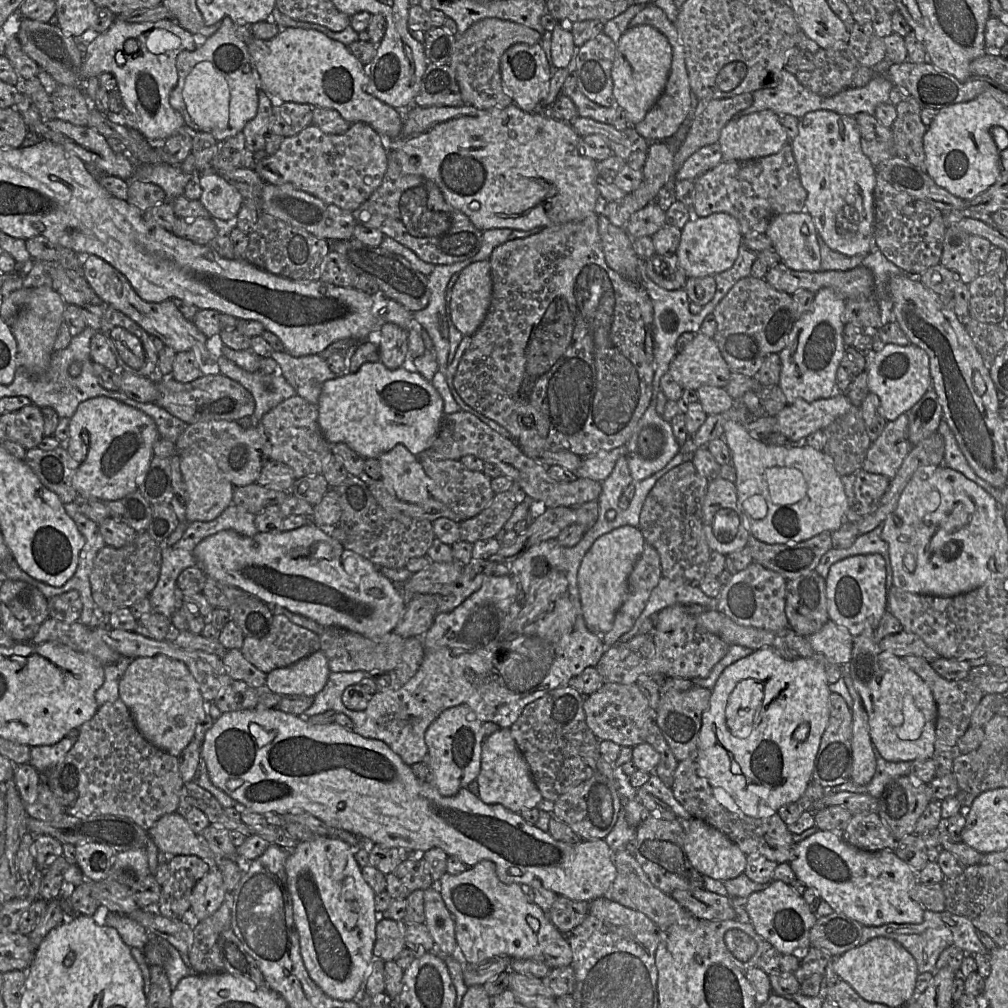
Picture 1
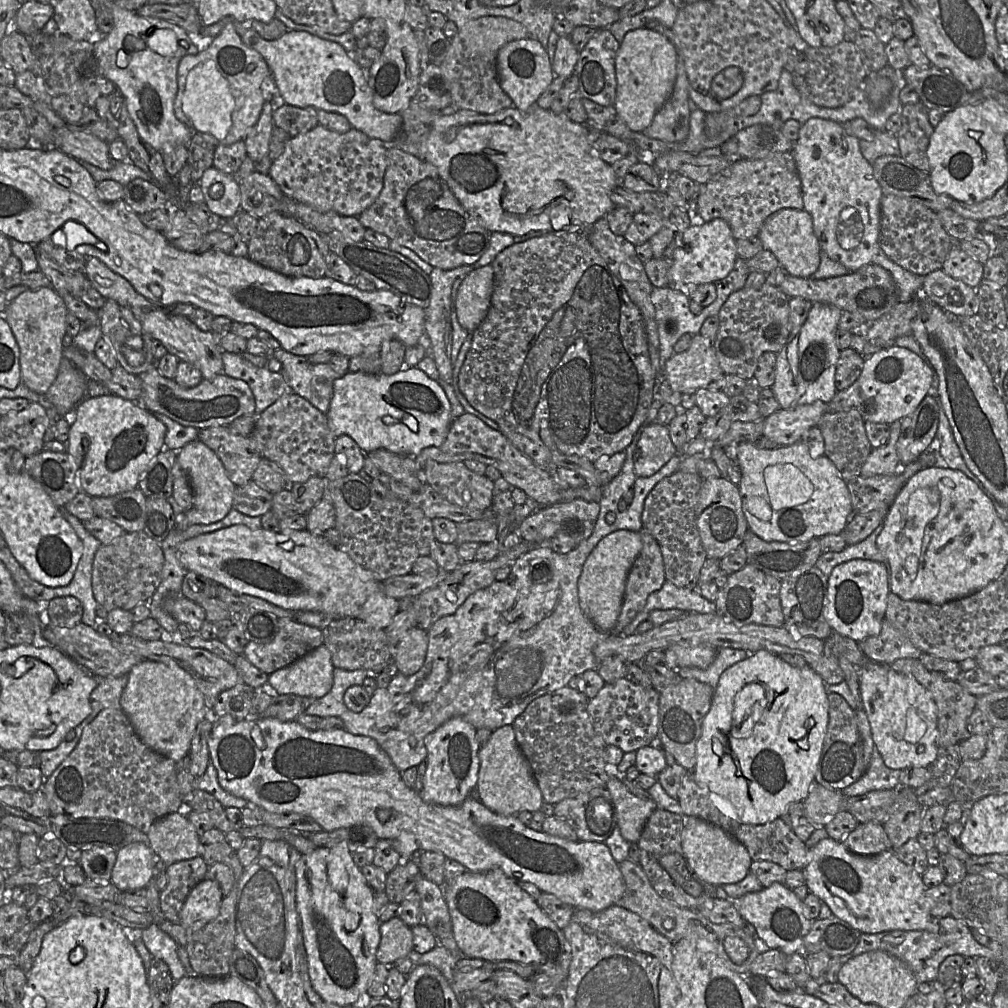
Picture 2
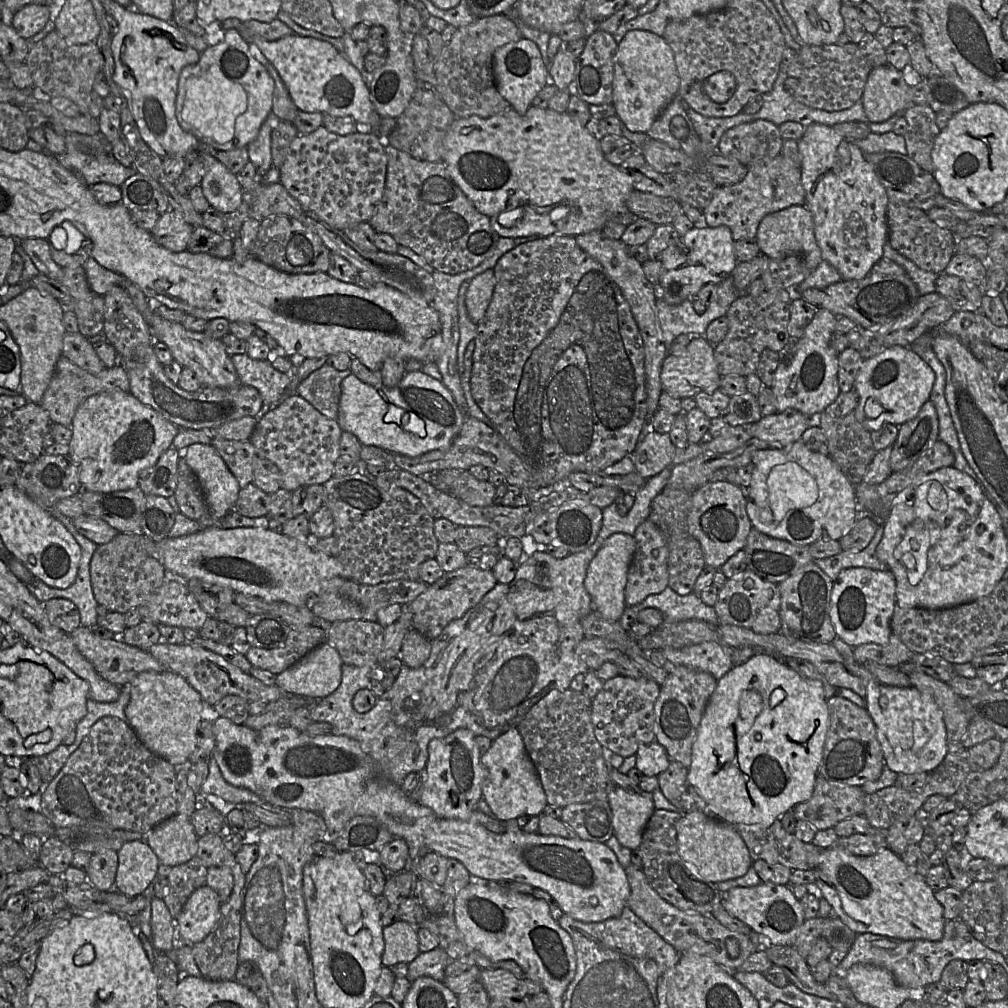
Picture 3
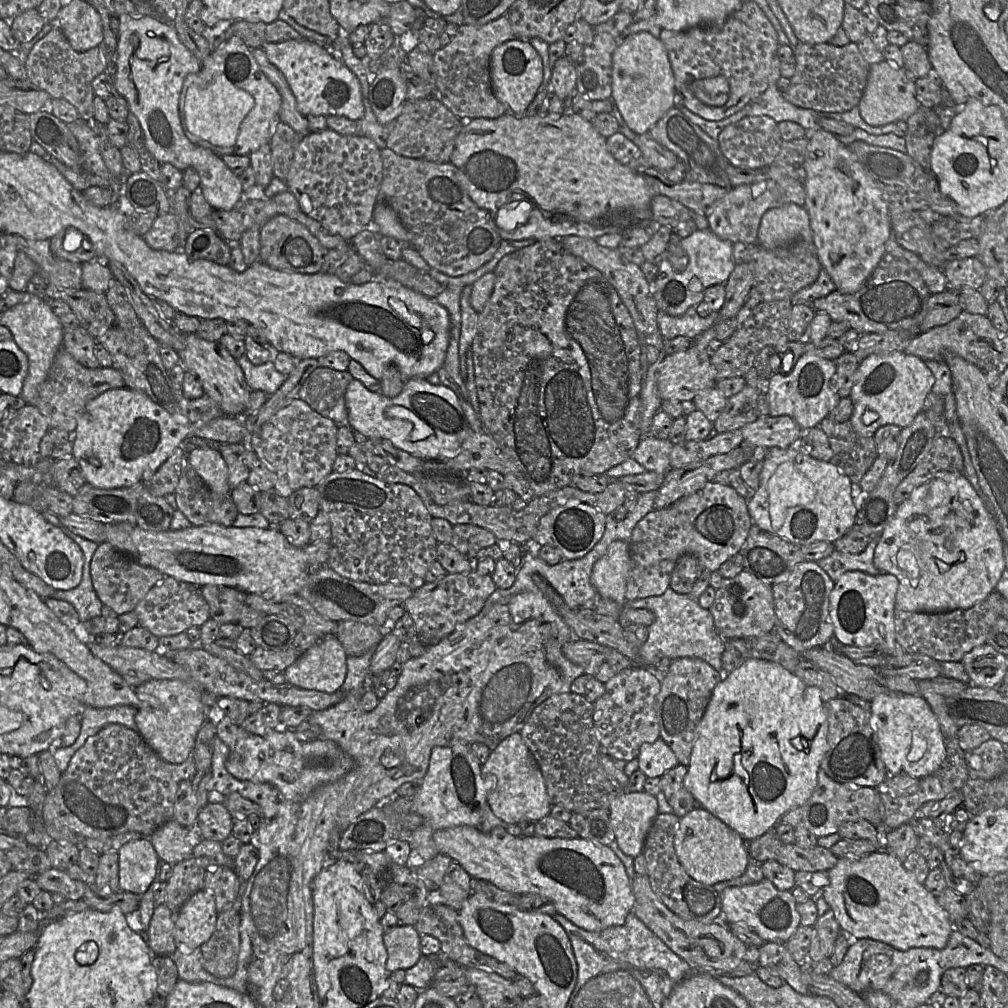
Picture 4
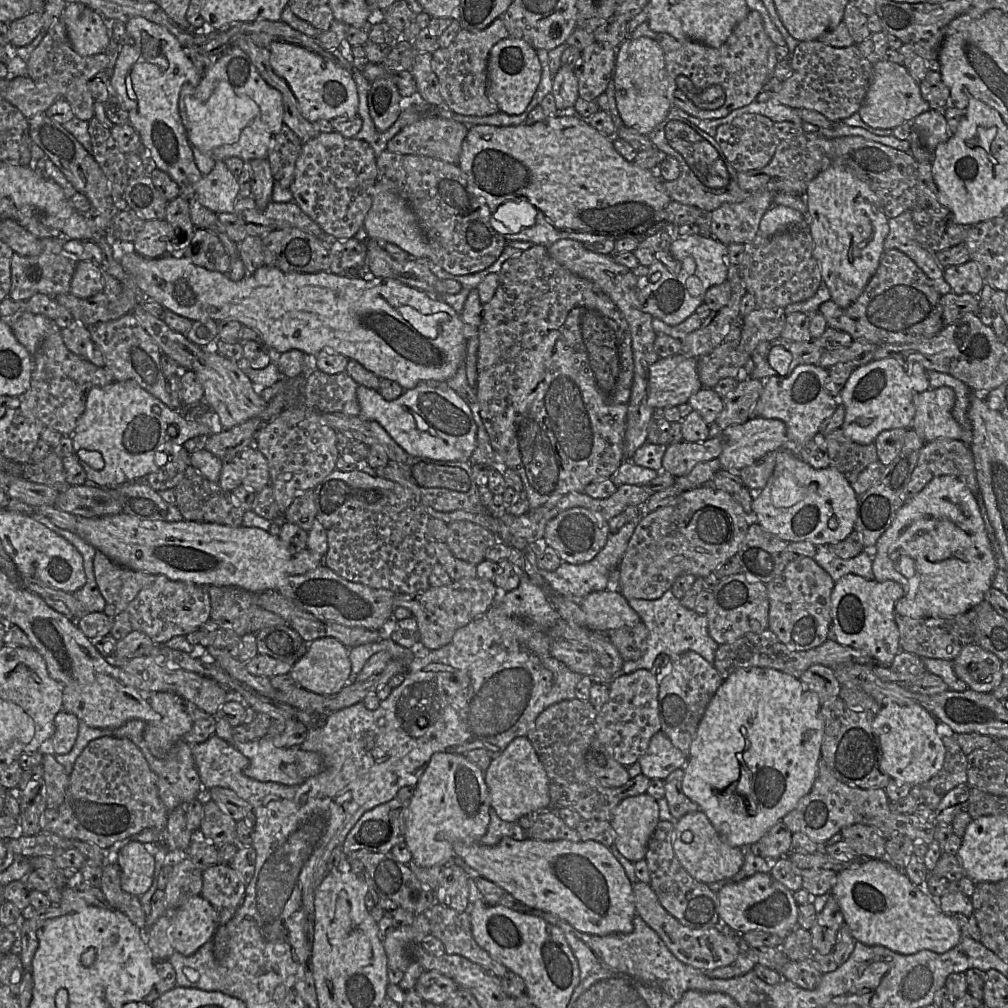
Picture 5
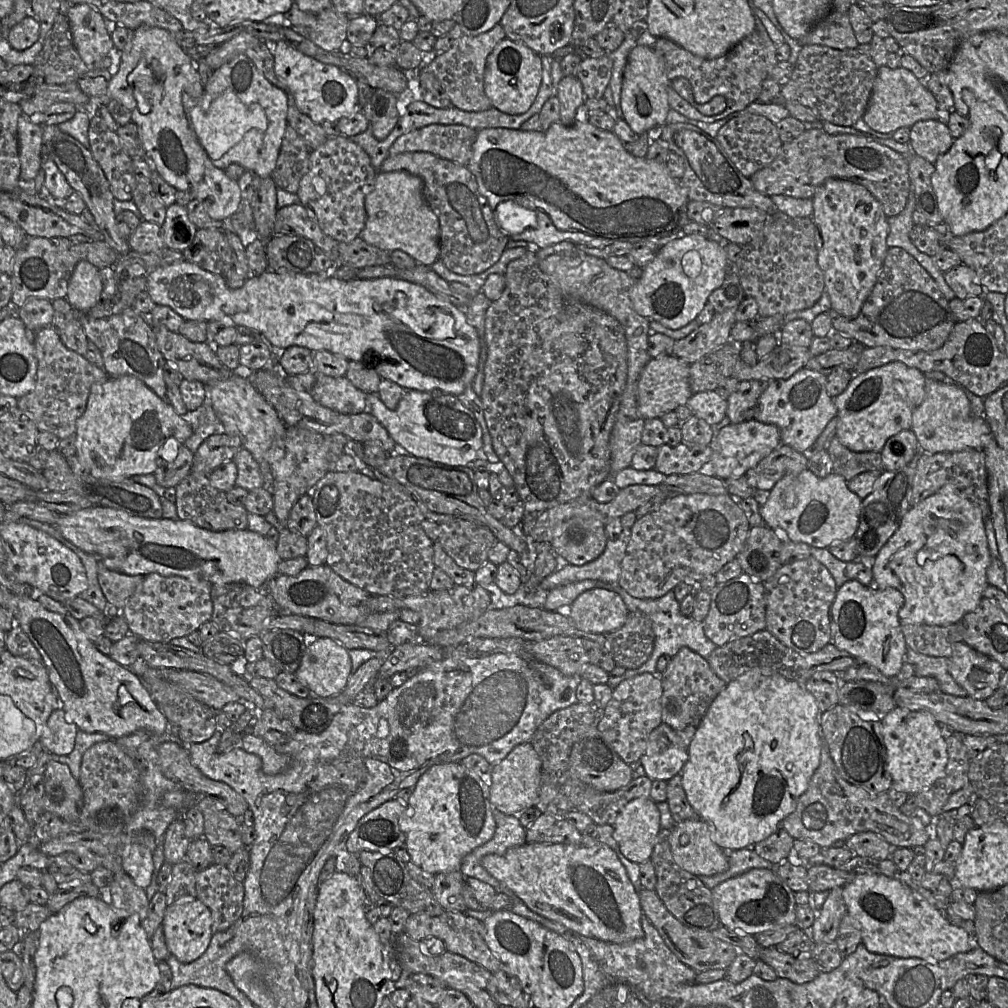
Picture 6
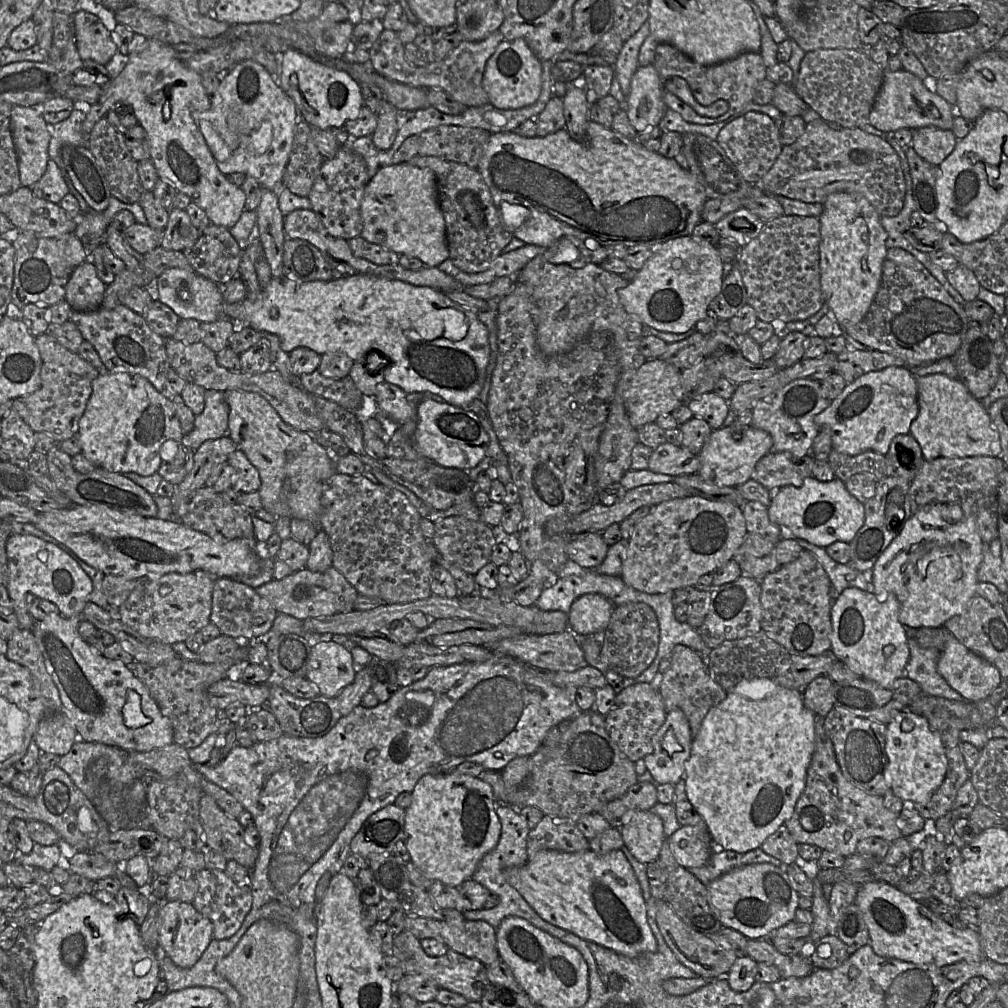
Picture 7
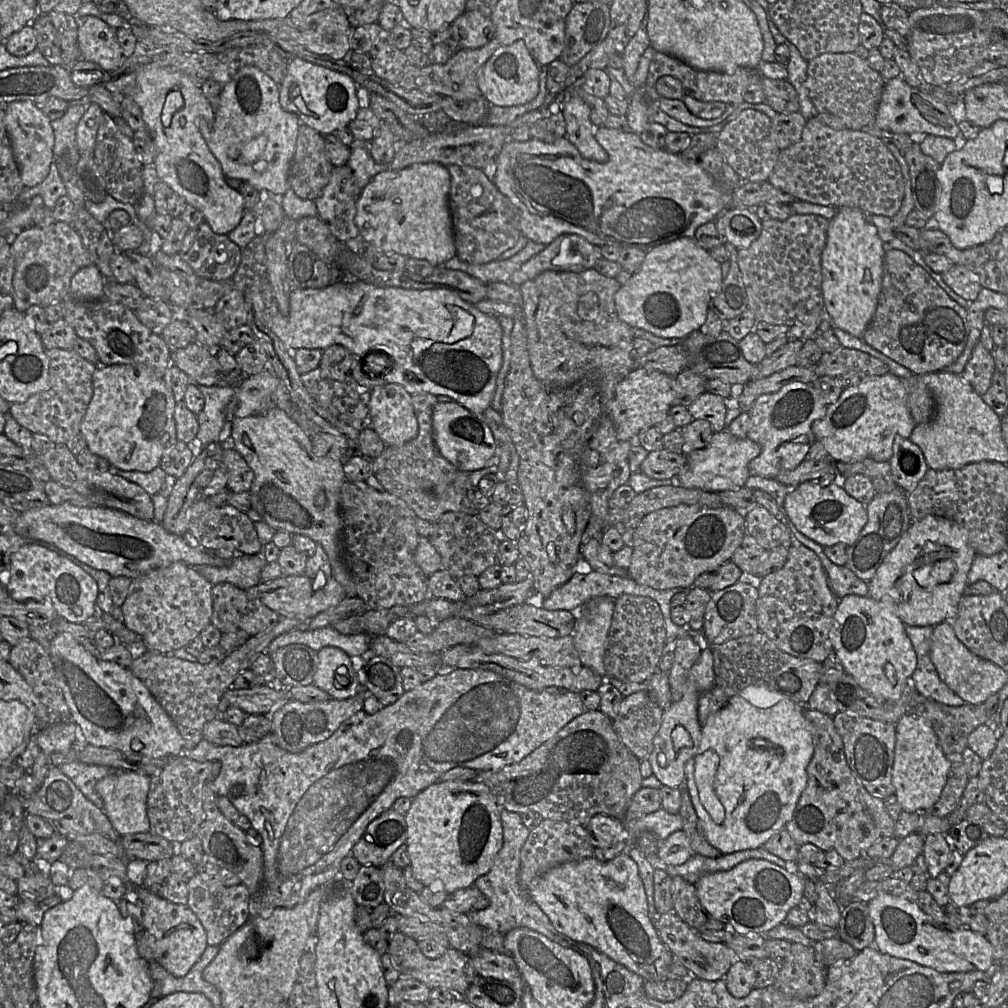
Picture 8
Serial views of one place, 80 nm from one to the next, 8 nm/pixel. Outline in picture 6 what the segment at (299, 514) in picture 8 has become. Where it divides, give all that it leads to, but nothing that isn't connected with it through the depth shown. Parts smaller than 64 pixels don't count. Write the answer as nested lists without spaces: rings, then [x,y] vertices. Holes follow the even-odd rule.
[[[233,374],[227,380],[207,386],[210,386],[212,407],[223,425],[224,432],[241,440],[243,448],[248,450],[259,464],[263,488],[273,494],[274,478],[271,465],[267,460],[267,453],[274,441],[284,437],[286,424],[248,378]]]

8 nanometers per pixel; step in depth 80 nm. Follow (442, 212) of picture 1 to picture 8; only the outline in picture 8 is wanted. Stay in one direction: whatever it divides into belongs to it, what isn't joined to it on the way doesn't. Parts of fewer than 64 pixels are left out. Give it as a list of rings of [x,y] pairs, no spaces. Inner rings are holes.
[[[464,164],[446,167],[451,178],[448,205],[456,255],[471,264],[486,264],[498,259],[522,236],[518,229],[518,210],[481,169]]]

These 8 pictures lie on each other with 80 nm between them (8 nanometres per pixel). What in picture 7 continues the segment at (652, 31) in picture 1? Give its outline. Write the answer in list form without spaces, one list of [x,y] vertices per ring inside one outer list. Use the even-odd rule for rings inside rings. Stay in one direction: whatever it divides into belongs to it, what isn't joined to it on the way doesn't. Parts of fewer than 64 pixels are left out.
[[[653,64],[638,67],[626,103],[629,122],[638,134],[659,126],[668,108],[662,99],[660,78]]]

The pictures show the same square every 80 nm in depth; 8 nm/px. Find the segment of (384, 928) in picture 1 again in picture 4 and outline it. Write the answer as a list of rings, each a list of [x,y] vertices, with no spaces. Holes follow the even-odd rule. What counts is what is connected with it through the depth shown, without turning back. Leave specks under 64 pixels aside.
[[[397,925],[383,935],[387,950],[386,969],[390,972],[414,966],[422,956],[421,935],[413,925]]]

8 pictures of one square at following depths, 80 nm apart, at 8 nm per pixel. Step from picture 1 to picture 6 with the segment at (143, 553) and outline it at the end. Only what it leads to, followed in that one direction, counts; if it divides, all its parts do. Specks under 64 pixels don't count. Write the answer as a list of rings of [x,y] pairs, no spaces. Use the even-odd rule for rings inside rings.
[[[101,561],[97,563],[98,581],[109,604],[123,609],[129,598],[142,584],[144,576],[128,575],[108,569]]]

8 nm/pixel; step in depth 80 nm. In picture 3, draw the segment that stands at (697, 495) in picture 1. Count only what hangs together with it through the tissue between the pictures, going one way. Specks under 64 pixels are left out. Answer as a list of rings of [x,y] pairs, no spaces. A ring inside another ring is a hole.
[[[665,487],[652,501],[648,517],[667,537],[668,586],[679,595],[688,595],[694,591],[696,580],[706,565],[700,542],[690,534],[688,529],[687,518],[691,508],[692,494],[693,492]]]

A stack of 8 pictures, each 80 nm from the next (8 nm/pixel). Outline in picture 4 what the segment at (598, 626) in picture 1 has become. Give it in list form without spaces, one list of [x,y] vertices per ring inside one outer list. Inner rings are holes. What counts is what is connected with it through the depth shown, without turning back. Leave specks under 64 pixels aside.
[[[617,540],[609,545],[607,552],[594,564],[591,583],[601,598],[625,605],[629,571],[629,543]]]

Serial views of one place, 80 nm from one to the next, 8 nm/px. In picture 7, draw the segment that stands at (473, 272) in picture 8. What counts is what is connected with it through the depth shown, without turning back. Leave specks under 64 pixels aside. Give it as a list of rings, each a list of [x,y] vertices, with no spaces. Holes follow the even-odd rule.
[[[527,244],[508,253],[501,253],[487,270],[478,273],[463,272],[450,259],[443,261],[437,268],[466,287],[491,284],[496,278],[503,276],[516,276],[517,281],[517,274],[544,250],[546,249],[540,246]]]

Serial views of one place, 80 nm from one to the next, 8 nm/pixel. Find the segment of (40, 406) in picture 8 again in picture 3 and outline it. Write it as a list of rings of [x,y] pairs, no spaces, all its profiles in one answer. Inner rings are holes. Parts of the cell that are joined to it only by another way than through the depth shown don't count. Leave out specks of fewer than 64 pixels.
[[[61,356],[56,363],[54,375],[39,404],[48,412],[51,423],[71,427],[77,408],[86,398],[100,392],[114,390],[130,391],[127,372],[120,364],[105,368],[97,374],[90,374],[65,356]]]

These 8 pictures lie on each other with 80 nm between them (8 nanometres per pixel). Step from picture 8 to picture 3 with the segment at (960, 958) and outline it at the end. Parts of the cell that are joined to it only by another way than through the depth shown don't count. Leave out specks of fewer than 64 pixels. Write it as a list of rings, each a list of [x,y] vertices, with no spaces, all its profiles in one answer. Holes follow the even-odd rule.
[[[831,847],[823,852],[823,861],[816,869],[816,886],[822,897],[856,934],[872,933],[899,940],[939,941],[946,919],[943,907],[924,878],[911,870],[889,848],[871,856],[855,856]]]

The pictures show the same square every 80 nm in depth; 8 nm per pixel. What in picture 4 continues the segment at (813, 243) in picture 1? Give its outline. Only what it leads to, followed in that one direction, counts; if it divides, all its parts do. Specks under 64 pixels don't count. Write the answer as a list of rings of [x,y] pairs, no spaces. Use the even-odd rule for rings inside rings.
[[[787,203],[763,214],[757,236],[759,246],[776,249],[797,241],[813,242],[810,218],[805,207]]]

